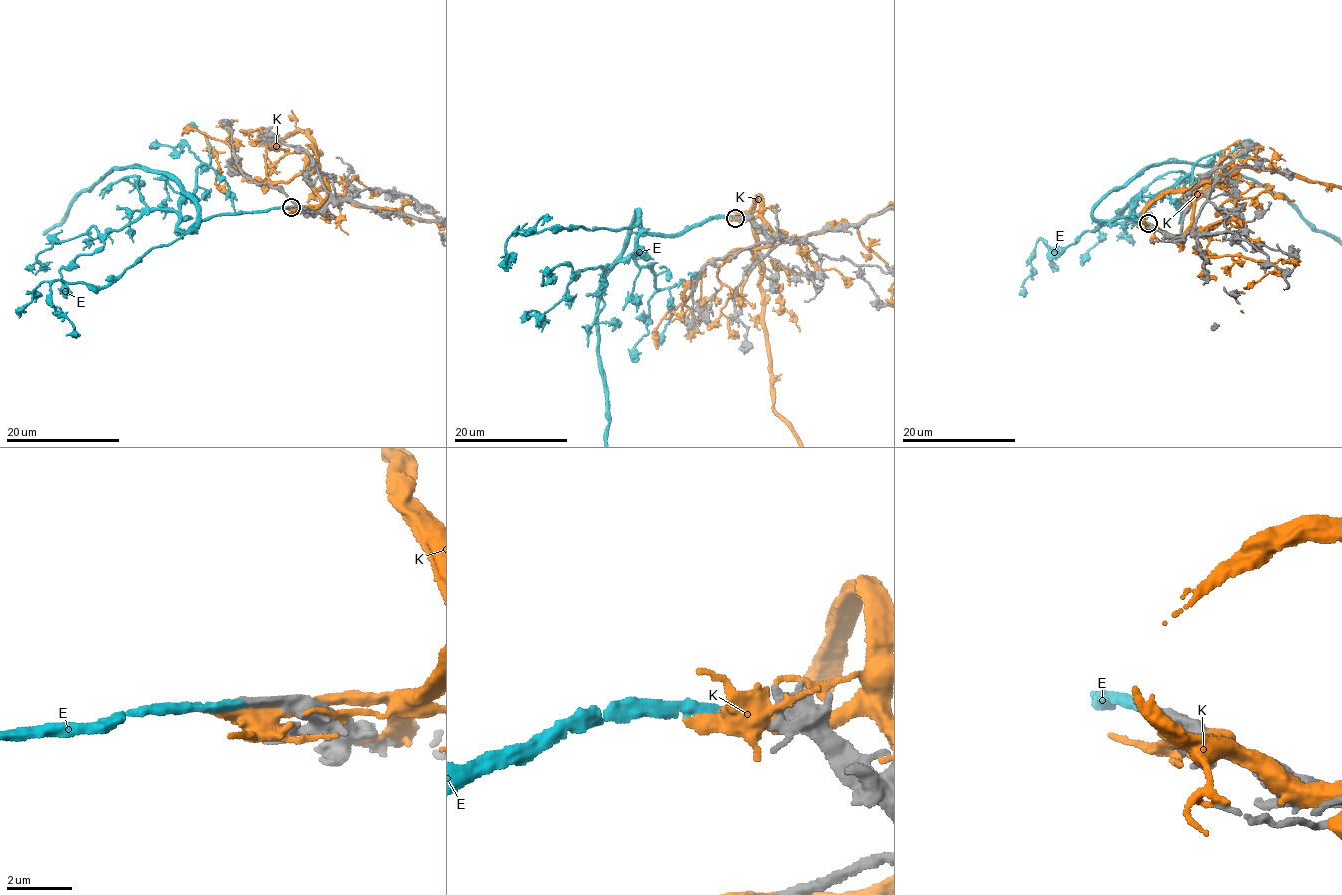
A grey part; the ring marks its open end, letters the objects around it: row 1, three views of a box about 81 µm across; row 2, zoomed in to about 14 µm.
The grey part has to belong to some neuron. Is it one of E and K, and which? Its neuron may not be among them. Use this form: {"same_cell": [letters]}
{"same_cell": ["E"]}

